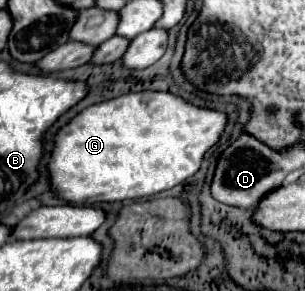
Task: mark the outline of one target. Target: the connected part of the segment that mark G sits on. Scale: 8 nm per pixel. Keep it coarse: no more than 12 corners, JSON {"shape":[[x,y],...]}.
{"shape":[[161,91],[77,113],[53,137],[69,205],[167,191],[225,113]]}

